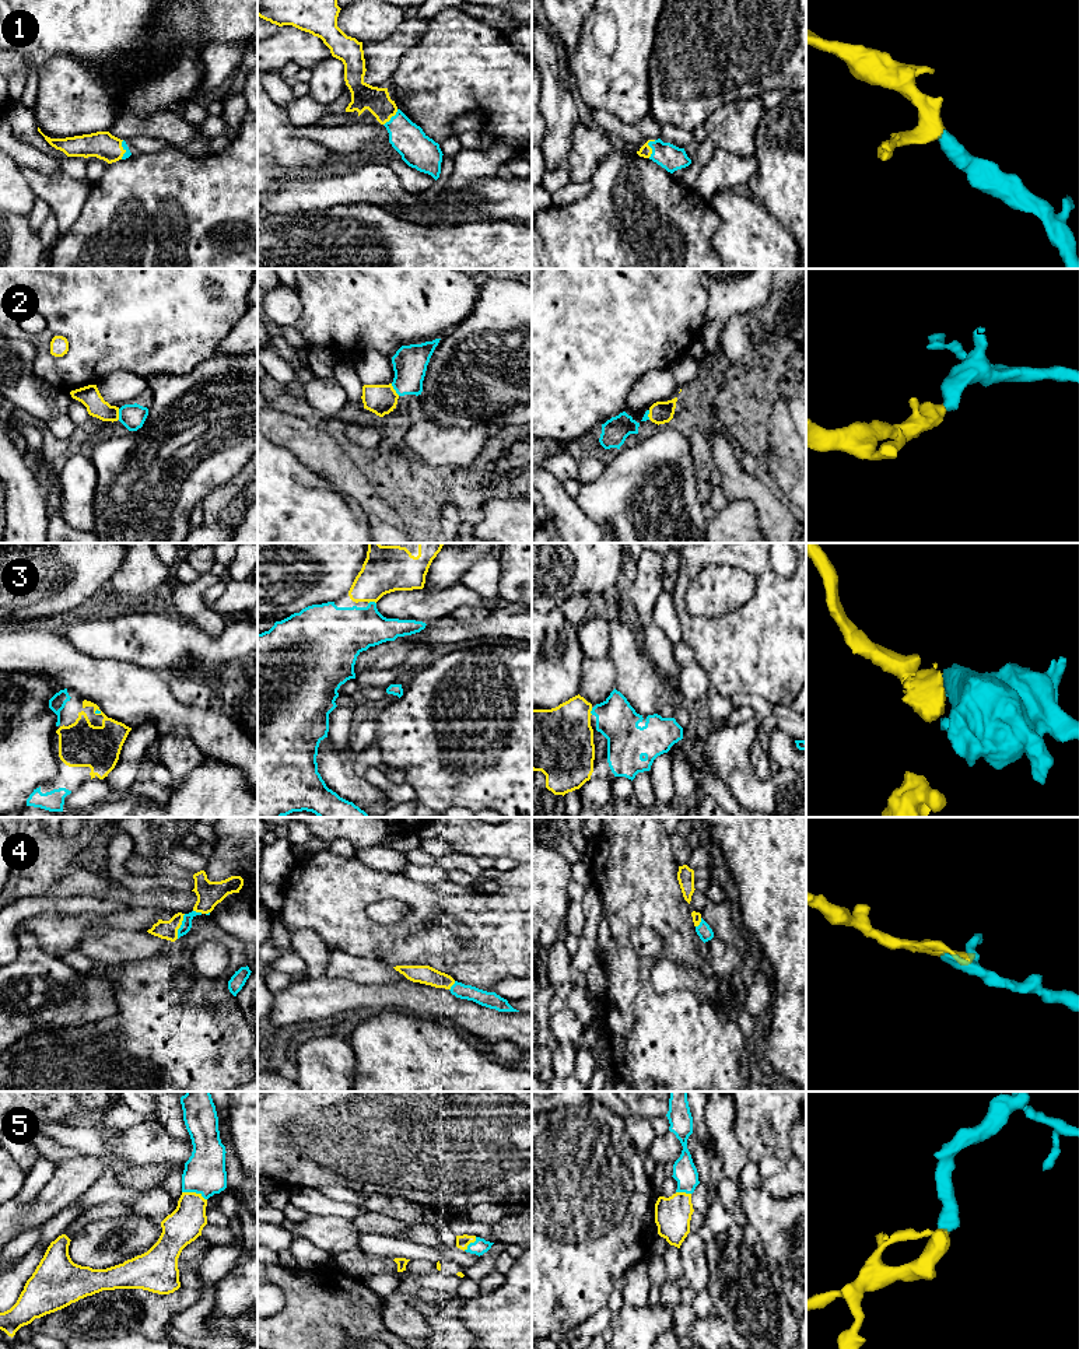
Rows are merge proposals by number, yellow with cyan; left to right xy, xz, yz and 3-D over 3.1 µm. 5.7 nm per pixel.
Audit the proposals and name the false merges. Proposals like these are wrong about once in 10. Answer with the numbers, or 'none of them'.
none of them

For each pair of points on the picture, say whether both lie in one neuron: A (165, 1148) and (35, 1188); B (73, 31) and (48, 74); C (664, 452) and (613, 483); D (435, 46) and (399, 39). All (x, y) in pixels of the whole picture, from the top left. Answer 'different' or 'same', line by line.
A: different
B: different
C: same
D: different

